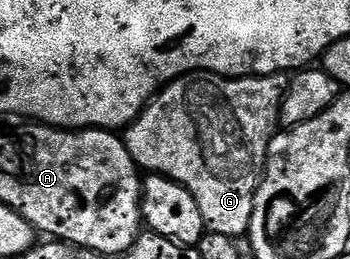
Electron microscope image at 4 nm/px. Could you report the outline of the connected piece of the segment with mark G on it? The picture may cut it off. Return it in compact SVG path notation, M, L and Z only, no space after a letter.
M187 72L184 76L177 76L169 84L159 88L157 94L150 99L146 109L143 110L131 124L127 124L124 129L124 139L128 154L137 162L139 169L150 174L167 176L180 186L184 186L196 198L196 206L200 206L200 214L204 218L207 229L216 234L224 234L235 238L242 238L249 233L252 222L252 210L254 209L254 195L258 193L258 188L262 184L262 178L266 171L266 155L270 149L270 144L280 128L280 117L282 115L282 103L284 94L290 85L290 76L285 72L268 74L267 76L218 76L215 72Z

